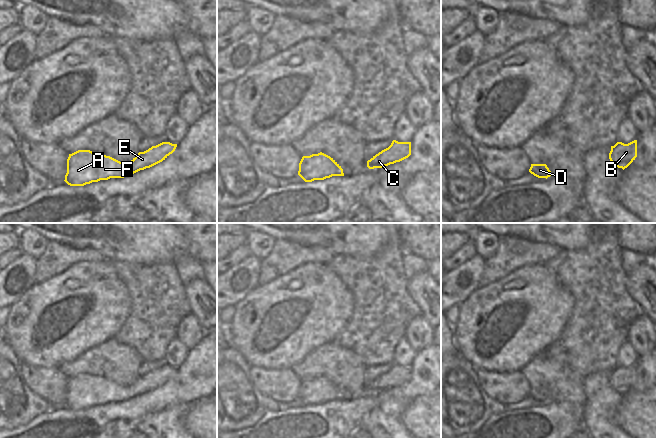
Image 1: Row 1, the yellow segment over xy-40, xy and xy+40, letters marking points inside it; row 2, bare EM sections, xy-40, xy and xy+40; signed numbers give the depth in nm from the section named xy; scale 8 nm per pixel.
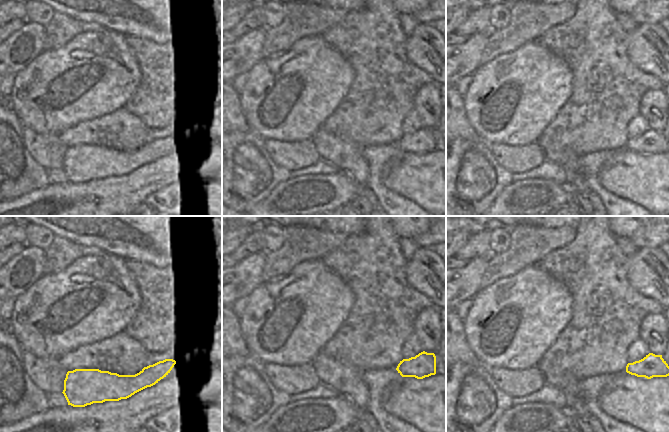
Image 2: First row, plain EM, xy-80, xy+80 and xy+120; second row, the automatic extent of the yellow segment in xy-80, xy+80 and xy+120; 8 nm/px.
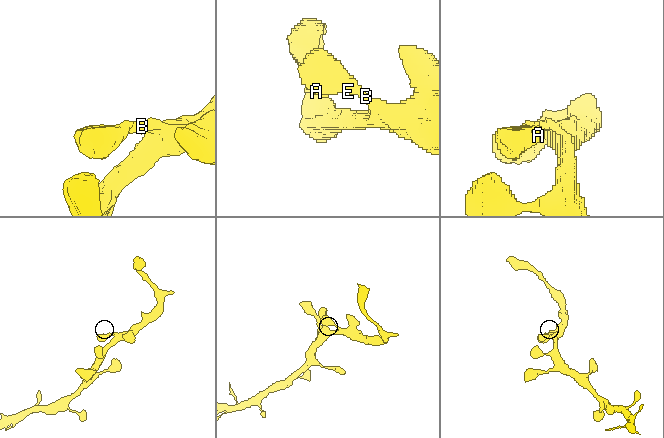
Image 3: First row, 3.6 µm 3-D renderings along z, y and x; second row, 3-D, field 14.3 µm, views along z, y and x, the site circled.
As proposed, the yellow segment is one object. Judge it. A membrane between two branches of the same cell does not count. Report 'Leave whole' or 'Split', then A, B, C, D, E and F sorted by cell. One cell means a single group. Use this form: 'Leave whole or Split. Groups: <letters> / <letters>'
Leave whole. Groups: A B C D E F

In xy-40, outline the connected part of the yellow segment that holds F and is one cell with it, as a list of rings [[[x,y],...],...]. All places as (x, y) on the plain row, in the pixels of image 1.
[[[162,366],[139,376],[130,386],[120,386],[100,376],[78,374],[69,378],[65,406],[70,410],[84,410],[110,402],[124,402],[150,392],[172,378],[177,368]]]

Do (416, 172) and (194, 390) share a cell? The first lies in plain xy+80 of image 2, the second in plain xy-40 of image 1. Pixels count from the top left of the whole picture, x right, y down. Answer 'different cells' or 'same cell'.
different cells

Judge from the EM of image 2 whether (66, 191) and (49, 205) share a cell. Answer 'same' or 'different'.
same

